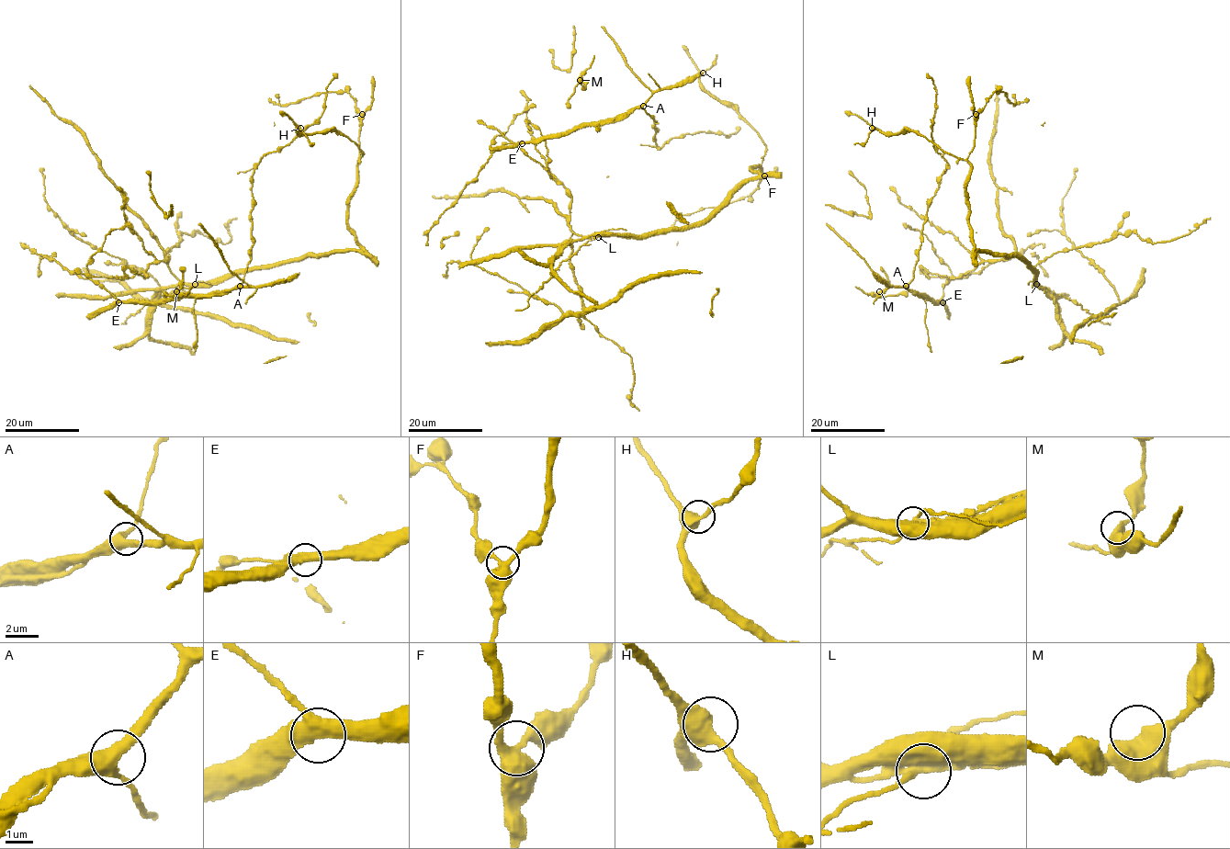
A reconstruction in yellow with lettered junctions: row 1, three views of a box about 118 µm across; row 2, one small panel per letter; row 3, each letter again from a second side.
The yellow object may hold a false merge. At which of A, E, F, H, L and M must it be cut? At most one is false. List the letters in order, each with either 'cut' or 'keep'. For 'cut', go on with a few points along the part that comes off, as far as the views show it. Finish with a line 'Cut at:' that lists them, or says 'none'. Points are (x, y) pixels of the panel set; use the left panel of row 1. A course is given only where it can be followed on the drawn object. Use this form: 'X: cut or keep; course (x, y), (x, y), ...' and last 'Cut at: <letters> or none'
A: keep
E: keep
F: keep
H: keep
L: cut; course (196, 284), (149, 299), (149, 303), (127, 318), (125, 322), (112, 323)
M: keep
Cut at: L

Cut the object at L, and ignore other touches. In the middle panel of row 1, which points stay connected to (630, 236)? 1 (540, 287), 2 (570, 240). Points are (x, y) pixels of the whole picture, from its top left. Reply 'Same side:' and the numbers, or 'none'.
Same side: 2

